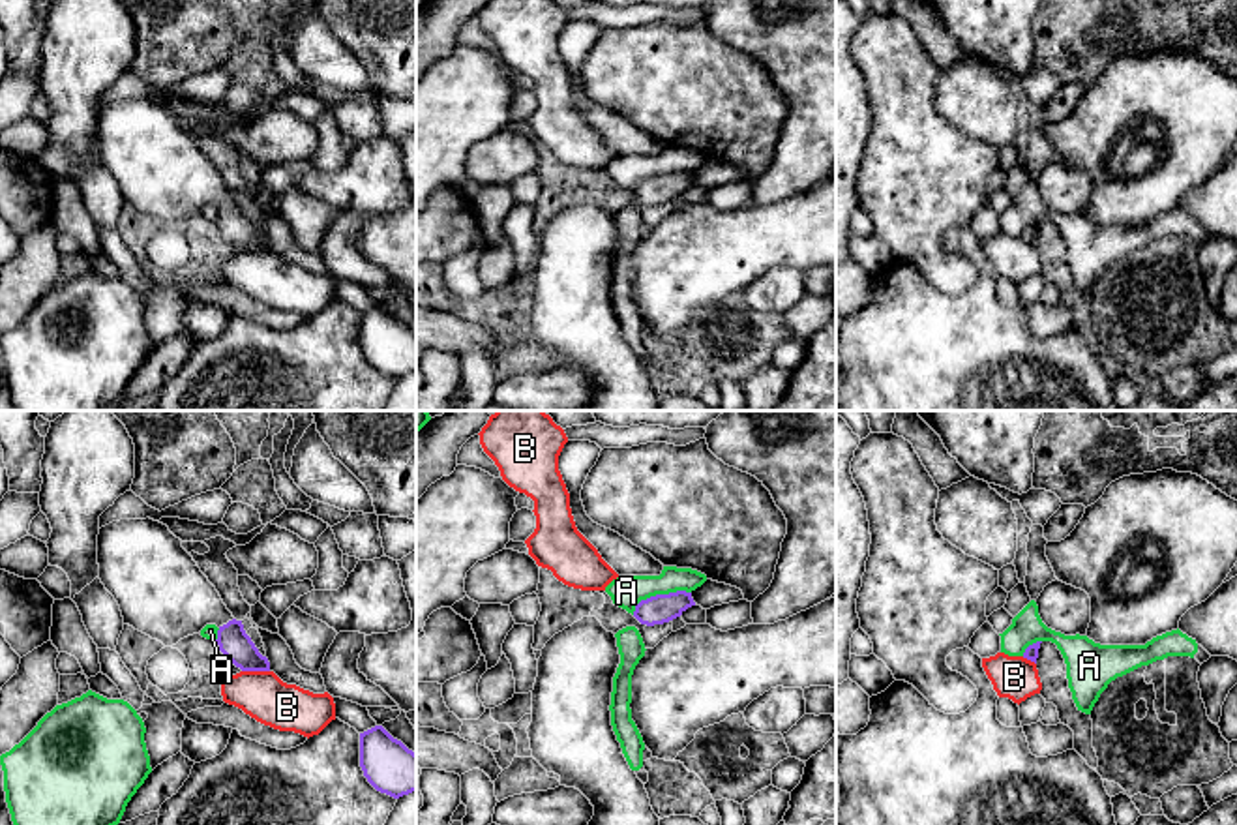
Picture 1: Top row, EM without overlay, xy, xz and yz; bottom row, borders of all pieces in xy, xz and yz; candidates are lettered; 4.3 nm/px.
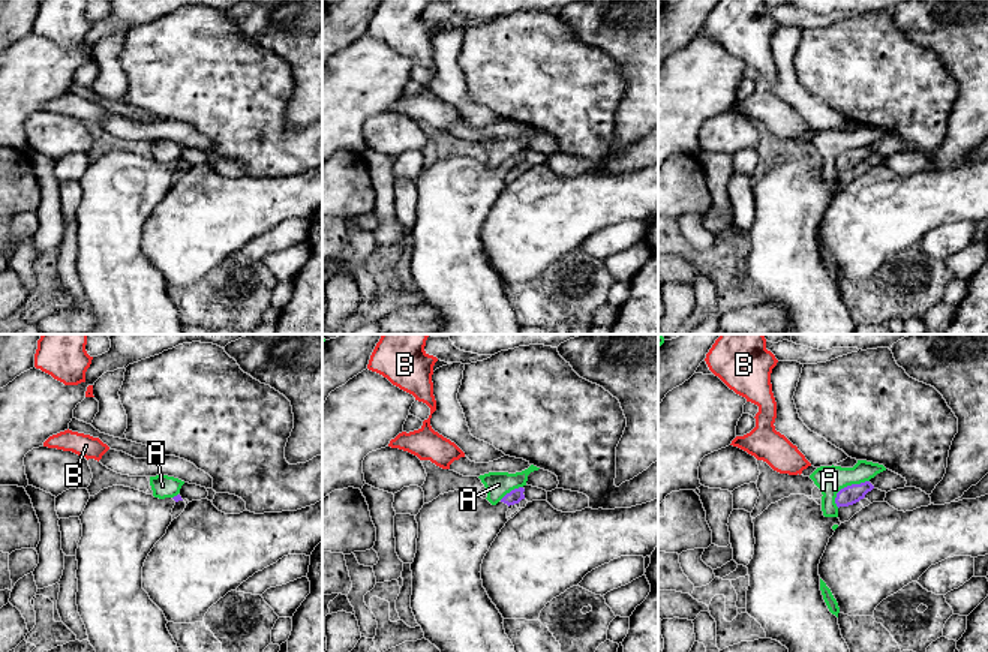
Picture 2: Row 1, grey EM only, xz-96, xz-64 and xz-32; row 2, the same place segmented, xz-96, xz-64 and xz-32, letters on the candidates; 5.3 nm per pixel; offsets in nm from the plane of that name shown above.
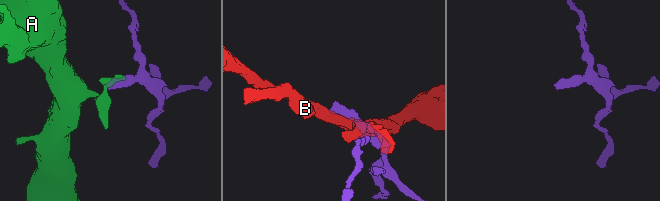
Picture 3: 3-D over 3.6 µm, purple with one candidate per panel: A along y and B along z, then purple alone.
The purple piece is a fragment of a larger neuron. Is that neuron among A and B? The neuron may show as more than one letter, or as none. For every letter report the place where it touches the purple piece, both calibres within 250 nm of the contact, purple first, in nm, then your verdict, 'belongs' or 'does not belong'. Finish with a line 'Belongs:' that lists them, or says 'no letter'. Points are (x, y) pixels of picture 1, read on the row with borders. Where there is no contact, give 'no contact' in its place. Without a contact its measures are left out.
A: xz (658, 595) | 130/140 nm | does not belong
B: xy (255, 670) | 140/200 nm | does not belong
Belongs: no letter

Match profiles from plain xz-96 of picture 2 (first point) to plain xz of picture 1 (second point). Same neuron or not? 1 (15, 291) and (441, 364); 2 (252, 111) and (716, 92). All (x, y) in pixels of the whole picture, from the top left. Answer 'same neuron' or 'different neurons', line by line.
1: same neuron
2: same neuron

